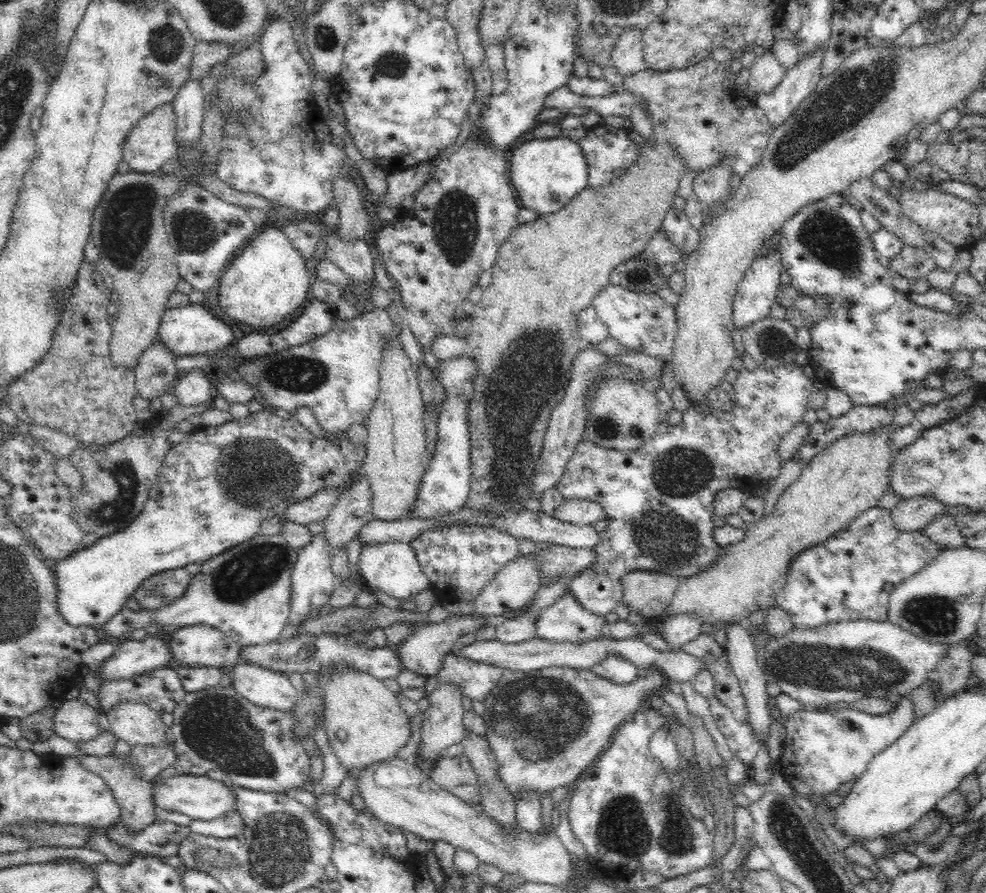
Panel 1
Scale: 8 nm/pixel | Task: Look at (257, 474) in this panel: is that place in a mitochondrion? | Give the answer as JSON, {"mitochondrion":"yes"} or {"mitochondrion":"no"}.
{"mitochondrion":"yes"}

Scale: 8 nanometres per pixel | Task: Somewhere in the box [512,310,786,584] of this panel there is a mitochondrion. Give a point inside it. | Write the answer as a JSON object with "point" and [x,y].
{"point":[667,540]}

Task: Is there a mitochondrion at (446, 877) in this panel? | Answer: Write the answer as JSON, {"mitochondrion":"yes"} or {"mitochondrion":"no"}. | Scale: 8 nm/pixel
{"mitochondrion":"no"}

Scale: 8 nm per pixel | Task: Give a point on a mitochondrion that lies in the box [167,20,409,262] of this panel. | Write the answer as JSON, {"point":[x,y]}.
{"point":[325,39]}

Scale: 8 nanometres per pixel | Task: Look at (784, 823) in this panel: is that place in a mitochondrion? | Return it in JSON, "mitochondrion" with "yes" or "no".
{"mitochondrion":"yes"}

